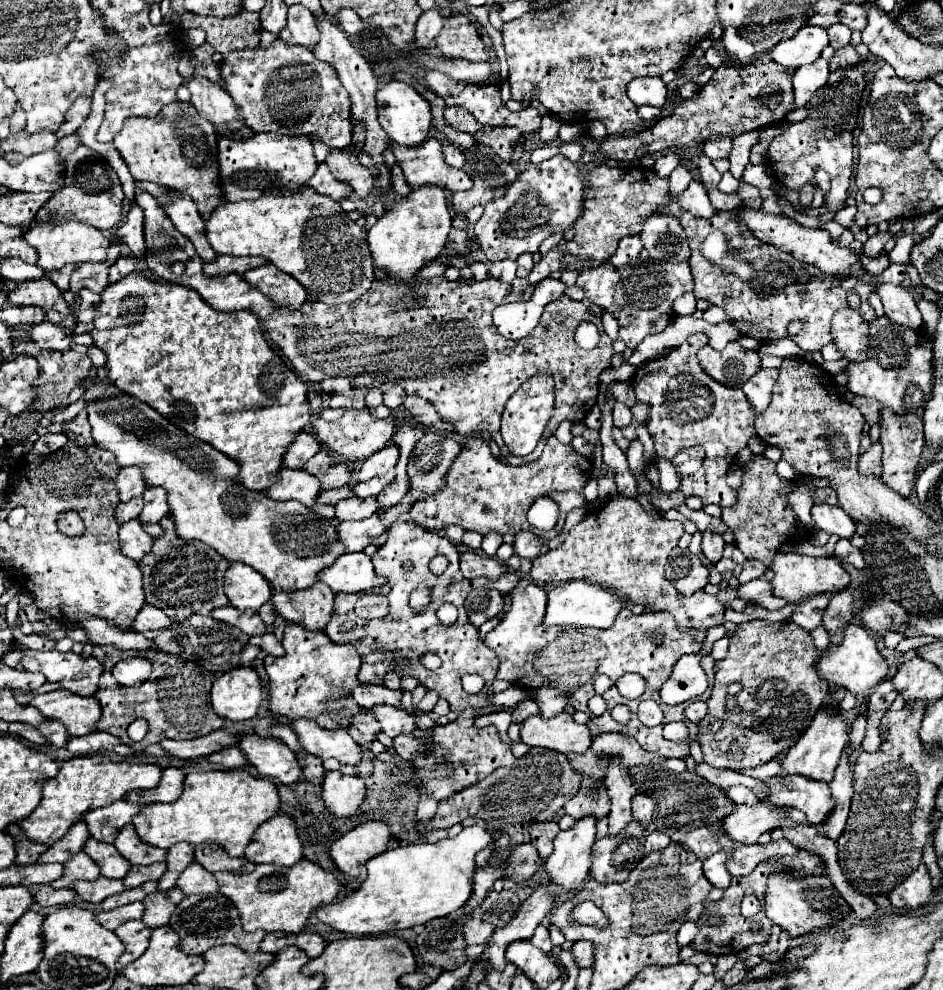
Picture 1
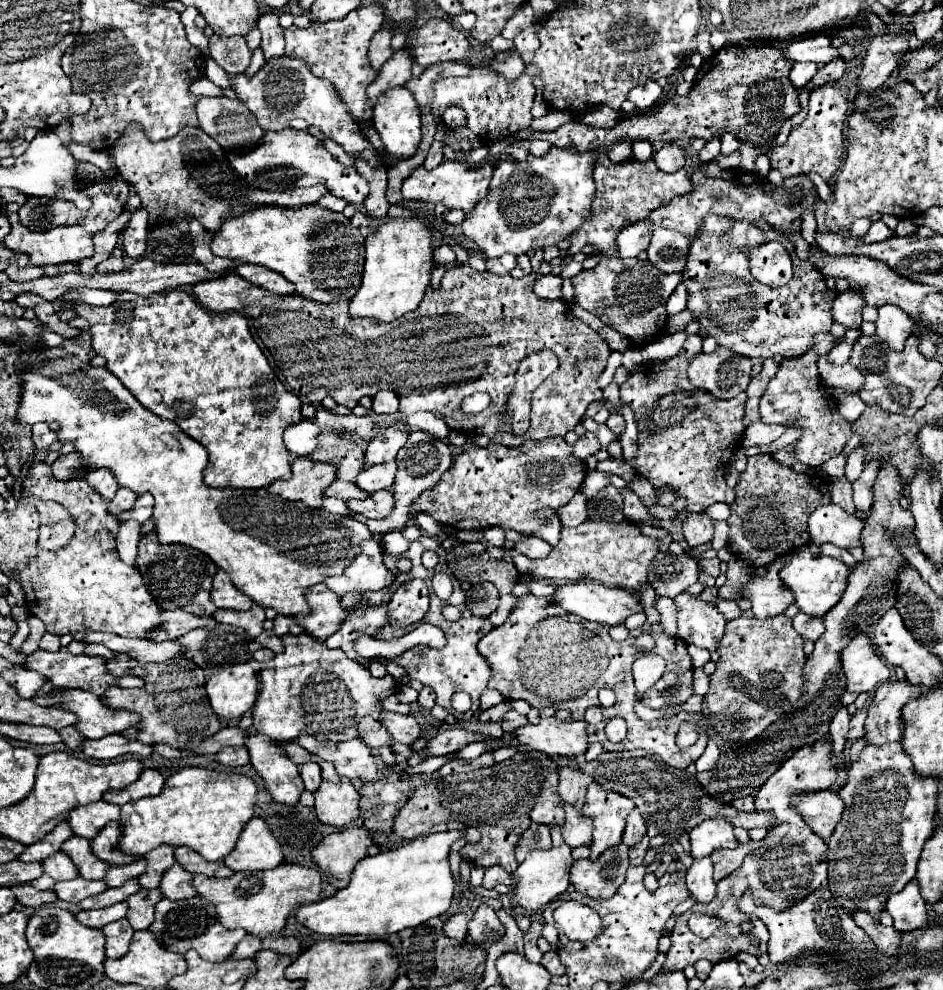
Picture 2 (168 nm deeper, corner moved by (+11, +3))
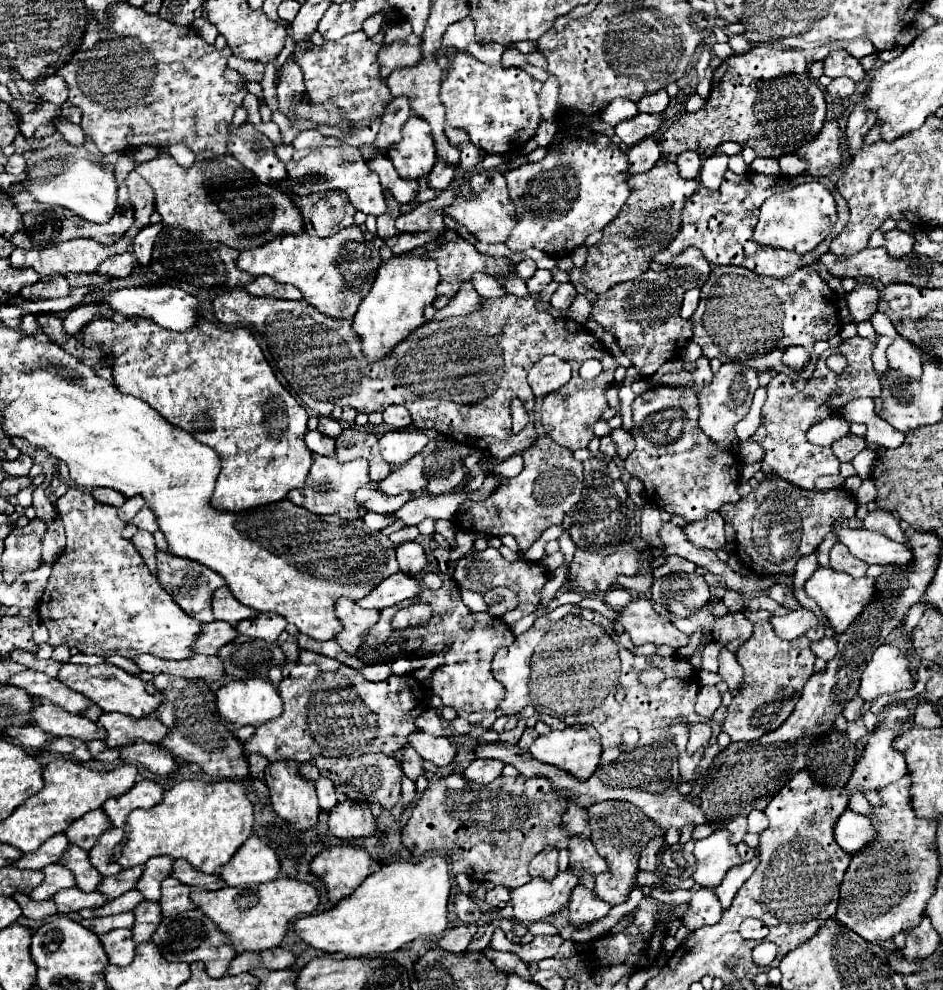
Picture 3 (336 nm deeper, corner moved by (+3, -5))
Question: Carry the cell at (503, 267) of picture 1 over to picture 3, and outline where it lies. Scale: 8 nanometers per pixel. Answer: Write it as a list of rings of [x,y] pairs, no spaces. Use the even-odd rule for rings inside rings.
[[[523,259],[521,263],[517,263],[517,265],[513,267],[513,275],[527,281],[527,279],[535,273],[535,269],[537,269],[537,267],[535,267],[535,263],[533,263],[531,259]]]

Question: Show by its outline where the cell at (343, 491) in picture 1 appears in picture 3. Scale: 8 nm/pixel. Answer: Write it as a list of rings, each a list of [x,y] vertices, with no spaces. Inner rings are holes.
[[[361,487],[357,491],[355,499],[367,511],[373,511],[373,513],[391,513],[391,511],[397,511],[403,503],[407,503],[411,499],[411,493],[401,493],[397,497],[389,497],[389,495],[381,493],[381,491],[377,491],[377,489]]]

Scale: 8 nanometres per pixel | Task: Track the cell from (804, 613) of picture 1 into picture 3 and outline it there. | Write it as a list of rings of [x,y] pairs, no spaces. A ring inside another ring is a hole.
[[[823,637],[819,641],[811,641],[811,651],[821,657],[821,659],[831,659],[835,653],[837,653],[837,643],[835,643],[835,637]]]

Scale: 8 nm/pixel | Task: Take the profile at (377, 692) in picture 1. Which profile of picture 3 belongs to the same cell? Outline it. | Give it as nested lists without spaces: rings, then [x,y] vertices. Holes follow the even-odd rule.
[[[427,709],[423,711],[417,719],[415,719],[415,725],[425,731],[425,733],[431,733],[431,735],[443,735],[443,725],[441,725],[441,719],[437,715],[435,709]]]

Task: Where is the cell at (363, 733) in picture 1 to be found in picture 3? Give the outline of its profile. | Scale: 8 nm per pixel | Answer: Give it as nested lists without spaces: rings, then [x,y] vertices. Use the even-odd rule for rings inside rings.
[[[405,747],[405,751],[401,751],[401,765],[403,765],[405,775],[411,781],[417,781],[417,777],[423,773],[423,765],[421,763],[423,763],[423,759],[411,747]]]

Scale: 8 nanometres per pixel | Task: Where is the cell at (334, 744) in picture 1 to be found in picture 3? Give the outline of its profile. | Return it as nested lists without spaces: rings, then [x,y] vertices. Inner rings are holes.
[[[365,753],[361,757],[323,757],[319,755],[315,759],[315,765],[319,771],[333,771],[341,775],[341,787],[343,793],[353,801],[367,801],[367,803],[379,803],[385,809],[391,809],[399,795],[401,795],[401,765],[399,759],[383,755],[383,753]]]

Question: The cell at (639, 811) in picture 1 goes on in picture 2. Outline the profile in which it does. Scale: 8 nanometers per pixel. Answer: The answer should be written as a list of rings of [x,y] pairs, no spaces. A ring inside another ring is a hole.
[[[637,813],[629,815],[627,827],[625,827],[625,833],[623,833],[623,843],[627,847],[637,845],[637,841],[641,841],[641,837],[645,835],[645,831],[647,831],[647,827],[645,827],[645,821],[641,819],[641,815],[637,815]]]

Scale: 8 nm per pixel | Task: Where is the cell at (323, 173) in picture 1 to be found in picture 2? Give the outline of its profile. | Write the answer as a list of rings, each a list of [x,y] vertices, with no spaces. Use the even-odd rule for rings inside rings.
[[[129,127],[111,149],[121,177],[141,197],[143,207],[149,211],[147,245],[163,257],[163,263],[189,263],[193,247],[189,241],[187,223],[197,219],[205,229],[219,231],[229,217],[241,217],[245,211],[263,205],[275,207],[303,207],[315,203],[327,193],[325,187],[305,187],[289,191],[263,191],[249,185],[241,175],[231,169],[227,153],[201,129],[181,129],[169,141],[153,143],[141,135],[141,127]]]

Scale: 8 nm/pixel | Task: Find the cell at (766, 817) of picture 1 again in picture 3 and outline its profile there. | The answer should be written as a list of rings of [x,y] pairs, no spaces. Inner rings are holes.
[[[723,827],[715,829],[709,837],[695,841],[693,853],[697,857],[693,879],[703,887],[717,887],[731,867],[743,863],[737,847],[731,843],[731,833]]]

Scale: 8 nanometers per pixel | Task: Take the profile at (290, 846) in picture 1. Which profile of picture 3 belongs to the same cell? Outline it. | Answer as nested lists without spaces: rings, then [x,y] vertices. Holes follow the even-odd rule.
[[[251,835],[233,855],[233,859],[219,869],[219,875],[227,885],[241,885],[277,879],[279,871],[281,865],[275,851],[269,849],[269,845],[263,843],[257,835]]]

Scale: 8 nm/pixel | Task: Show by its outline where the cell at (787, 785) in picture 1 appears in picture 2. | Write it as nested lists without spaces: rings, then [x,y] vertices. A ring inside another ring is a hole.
[[[817,791],[813,795],[793,797],[793,805],[801,811],[805,823],[823,839],[829,839],[841,821],[845,803],[833,791]]]

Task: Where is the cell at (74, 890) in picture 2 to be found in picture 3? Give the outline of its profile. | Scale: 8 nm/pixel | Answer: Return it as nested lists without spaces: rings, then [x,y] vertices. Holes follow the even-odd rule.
[[[73,887],[73,889],[57,891],[53,901],[57,903],[59,913],[71,913],[71,911],[81,911],[85,907],[101,907],[109,901],[109,897],[99,891],[85,893],[85,891],[79,891],[77,887]]]

